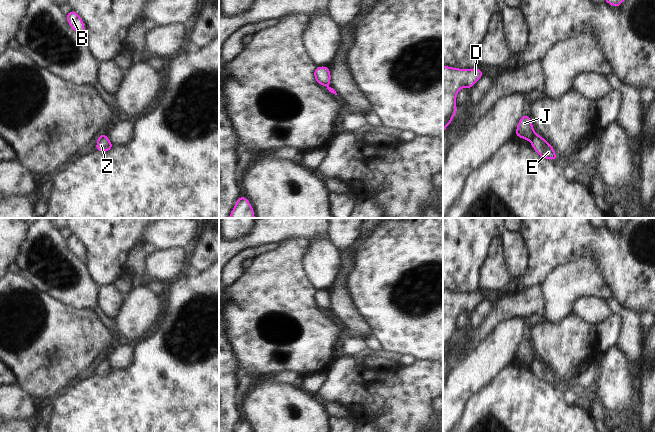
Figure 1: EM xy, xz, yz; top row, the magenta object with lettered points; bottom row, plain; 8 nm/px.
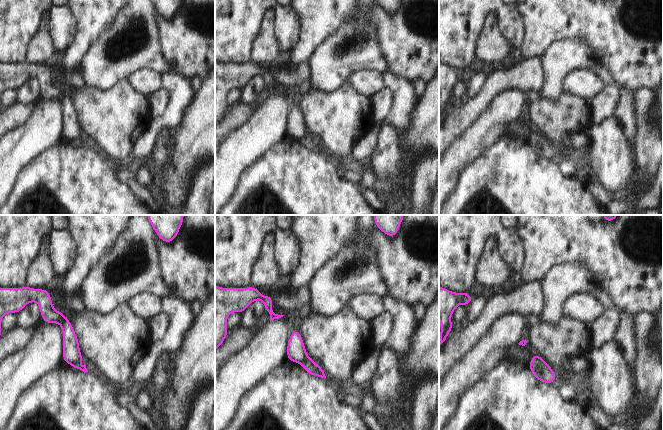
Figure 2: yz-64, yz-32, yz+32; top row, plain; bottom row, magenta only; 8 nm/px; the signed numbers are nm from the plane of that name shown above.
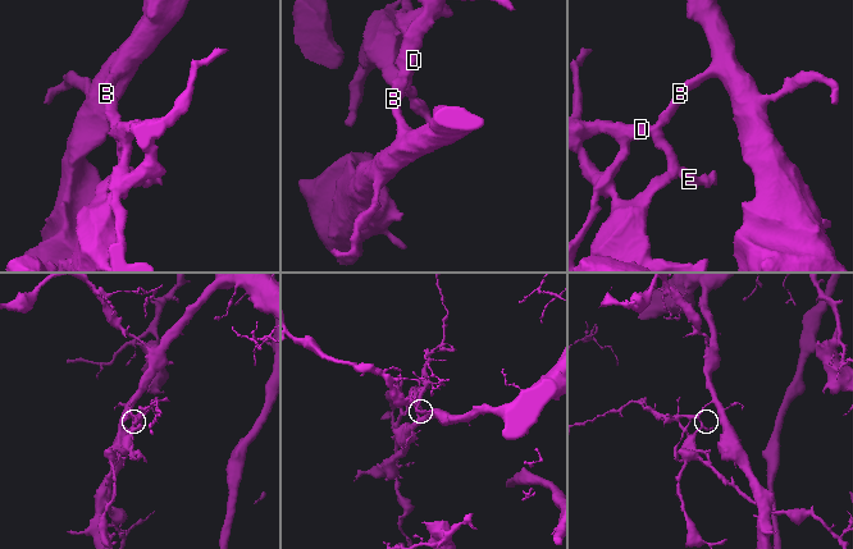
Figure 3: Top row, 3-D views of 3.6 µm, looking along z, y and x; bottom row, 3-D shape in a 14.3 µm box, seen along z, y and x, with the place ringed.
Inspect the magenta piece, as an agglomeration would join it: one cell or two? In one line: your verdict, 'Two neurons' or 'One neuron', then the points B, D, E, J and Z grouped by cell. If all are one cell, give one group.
Two neurons. Groups: B D J / E Z

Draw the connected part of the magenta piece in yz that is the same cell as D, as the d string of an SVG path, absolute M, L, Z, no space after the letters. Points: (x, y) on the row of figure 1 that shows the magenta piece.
M443 65L443 133L457 113L457 93L463 88L472 89L485 74L478 68L460 69Z

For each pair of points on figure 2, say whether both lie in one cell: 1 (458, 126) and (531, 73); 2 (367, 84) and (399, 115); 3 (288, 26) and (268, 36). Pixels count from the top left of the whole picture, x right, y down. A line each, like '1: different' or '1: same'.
1: same
2: different
3: different

